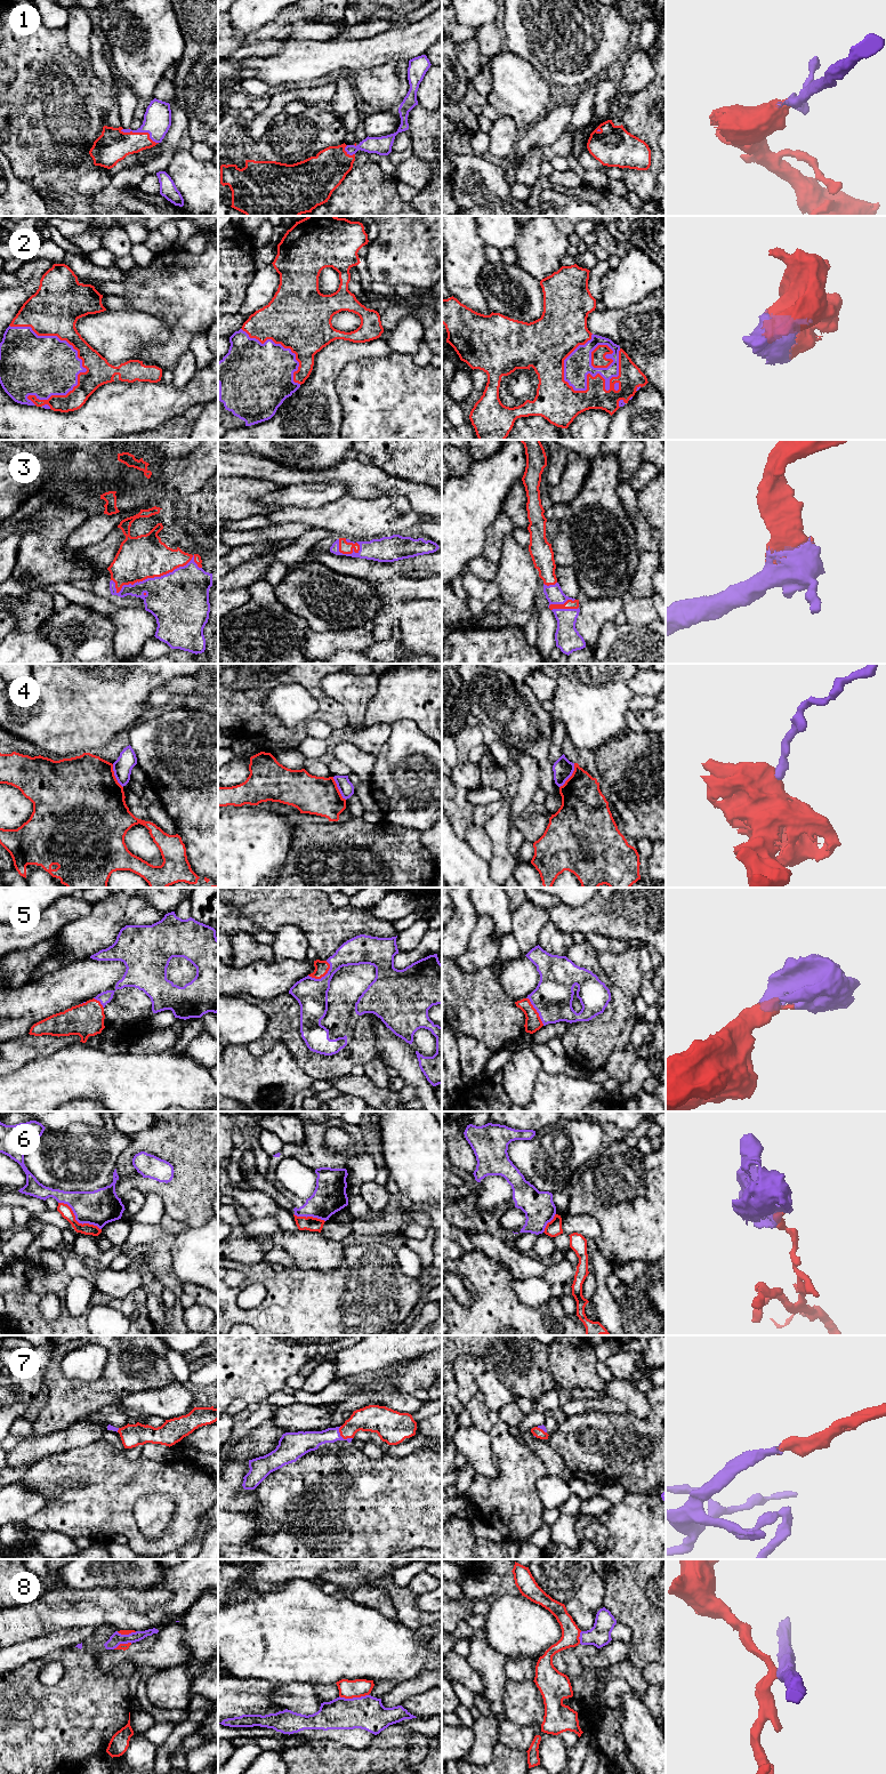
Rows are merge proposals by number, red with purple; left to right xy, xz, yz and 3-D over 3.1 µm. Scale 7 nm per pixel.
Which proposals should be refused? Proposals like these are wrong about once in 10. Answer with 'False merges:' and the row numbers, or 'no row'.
False merges: 4, 6, 8

